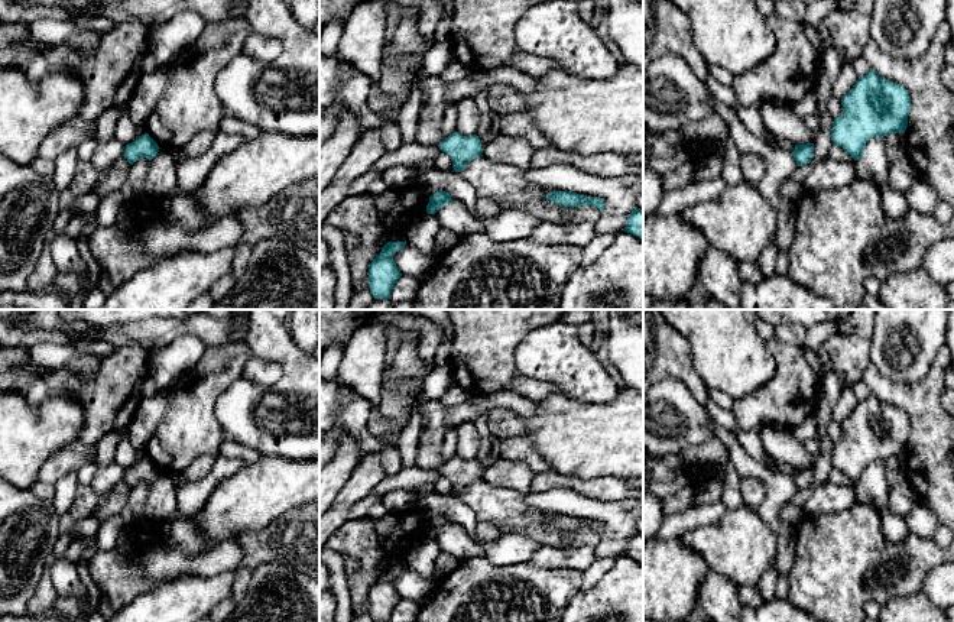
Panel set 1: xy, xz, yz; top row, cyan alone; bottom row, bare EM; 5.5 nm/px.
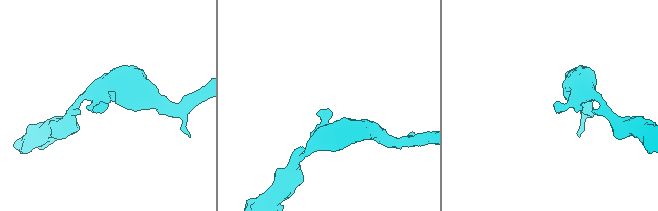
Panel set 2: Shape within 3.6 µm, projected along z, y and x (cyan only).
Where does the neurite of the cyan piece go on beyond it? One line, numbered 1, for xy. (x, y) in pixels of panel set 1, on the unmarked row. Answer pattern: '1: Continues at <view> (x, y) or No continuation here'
1: No continuation here

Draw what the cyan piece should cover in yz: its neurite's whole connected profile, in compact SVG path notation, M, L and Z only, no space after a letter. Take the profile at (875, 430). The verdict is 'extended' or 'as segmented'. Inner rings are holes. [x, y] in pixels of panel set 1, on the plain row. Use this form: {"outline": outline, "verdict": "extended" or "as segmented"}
{"outline": "M870 393L859 401L841 422L841 440L834 443L833 469L841 470L854 485L863 480L872 461L905 457L911 434L908 414Z", "verdict": "as segmented"}

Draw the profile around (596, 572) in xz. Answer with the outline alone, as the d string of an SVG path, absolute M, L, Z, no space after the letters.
M596 558L594 563L583 573L581 590L585 592L596 586L606 573L614 566L616 558Z

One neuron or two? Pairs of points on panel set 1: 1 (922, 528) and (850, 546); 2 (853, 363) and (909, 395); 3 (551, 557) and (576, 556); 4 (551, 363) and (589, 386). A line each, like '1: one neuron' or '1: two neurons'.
1: two neurons
2: two neurons
3: one neuron
4: one neuron

